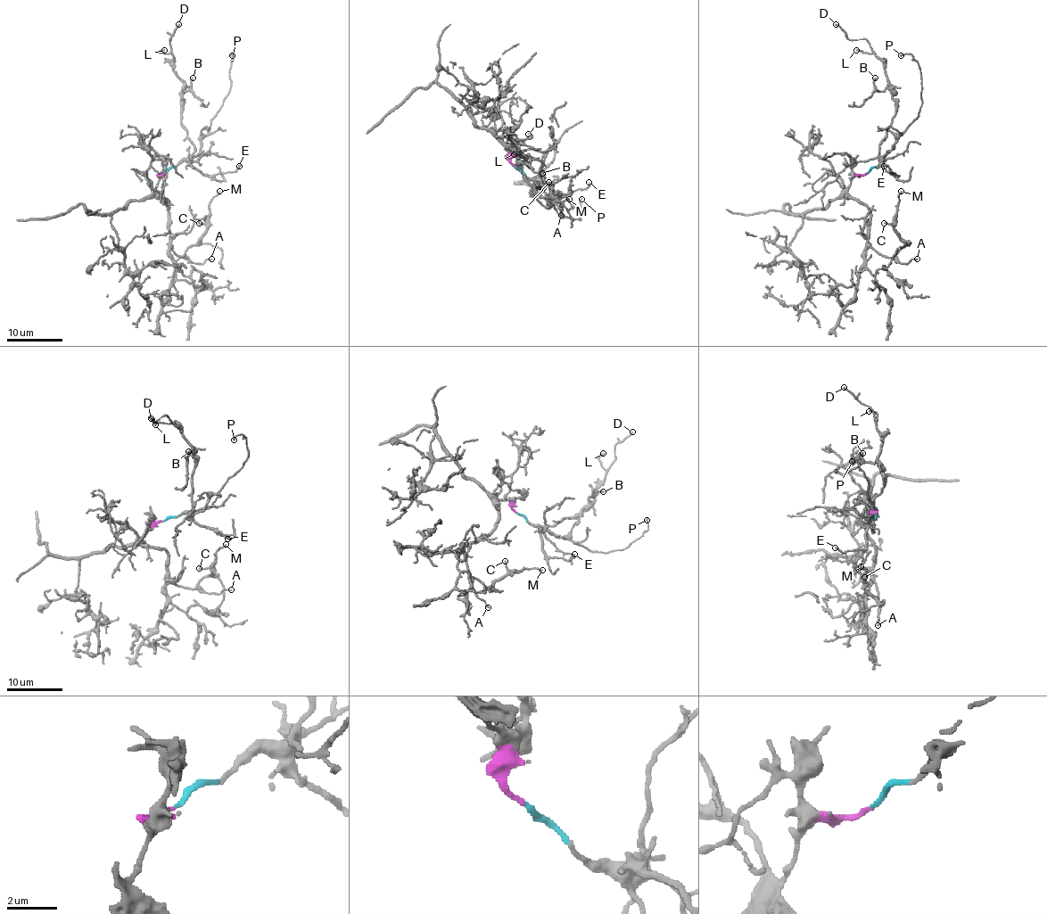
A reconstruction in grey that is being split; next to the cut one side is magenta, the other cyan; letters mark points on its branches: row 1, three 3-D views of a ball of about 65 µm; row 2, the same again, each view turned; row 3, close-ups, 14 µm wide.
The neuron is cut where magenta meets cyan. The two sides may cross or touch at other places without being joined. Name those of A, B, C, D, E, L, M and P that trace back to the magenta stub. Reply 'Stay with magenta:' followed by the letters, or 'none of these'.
Stay with magenta: A, C, M

